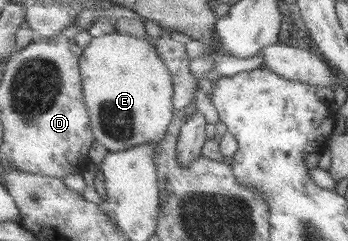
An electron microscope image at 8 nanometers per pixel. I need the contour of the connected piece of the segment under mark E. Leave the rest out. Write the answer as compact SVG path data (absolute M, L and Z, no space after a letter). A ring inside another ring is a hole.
M119 32L92 36L90 44L84 48L84 55L80 57L80 70L85 103L92 117L92 130L101 146L111 152L120 152L136 145L163 141L175 116L174 83L172 73L157 55L151 41Z

